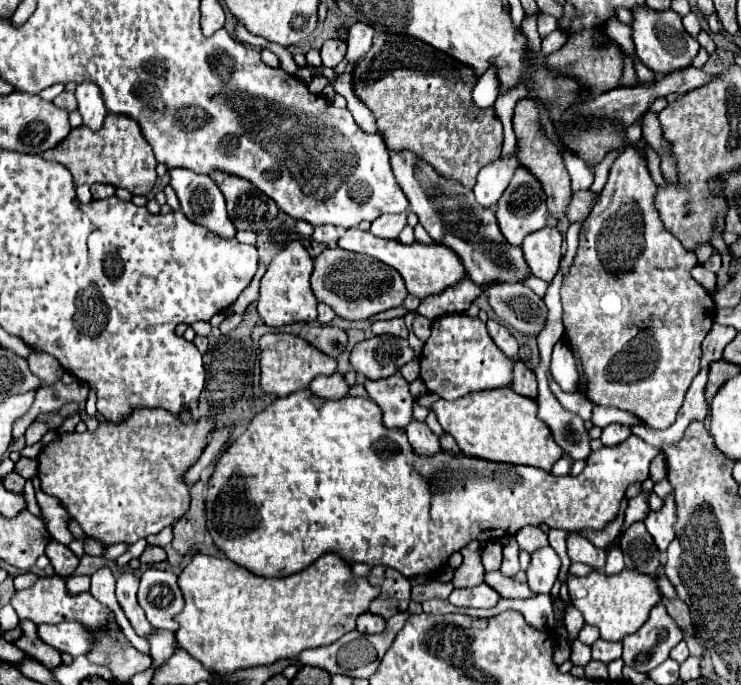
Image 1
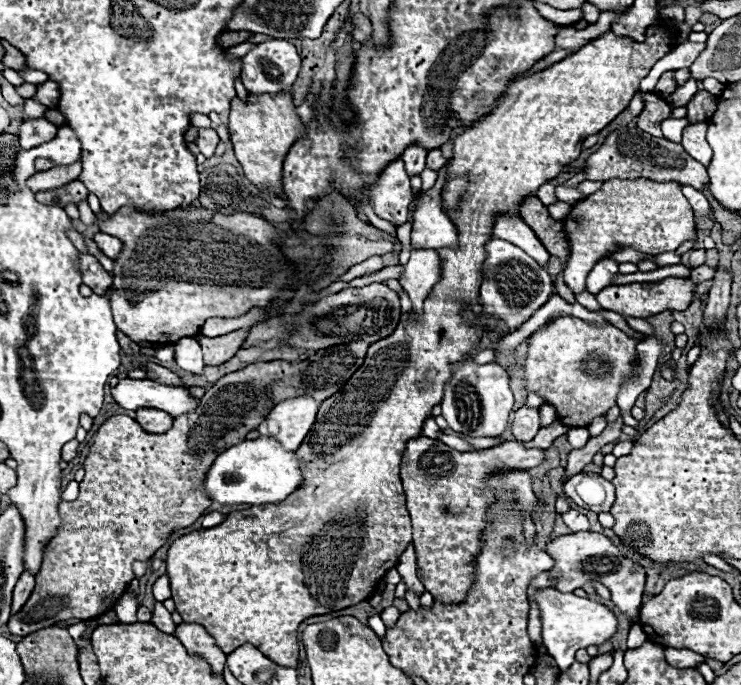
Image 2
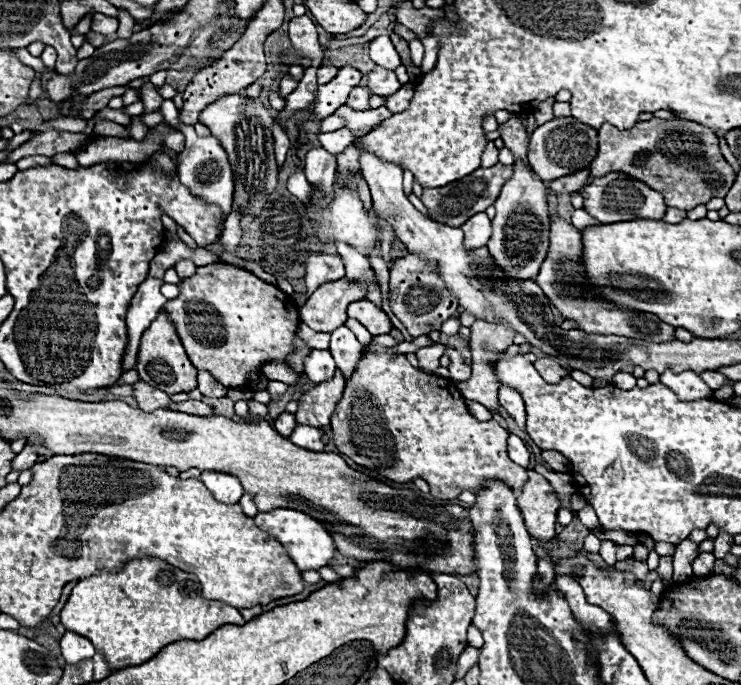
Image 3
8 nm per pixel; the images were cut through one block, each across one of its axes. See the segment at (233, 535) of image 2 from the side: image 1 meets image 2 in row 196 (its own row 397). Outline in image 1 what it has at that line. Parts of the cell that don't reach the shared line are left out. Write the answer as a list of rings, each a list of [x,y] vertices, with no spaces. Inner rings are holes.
[[[512,388],[482,390],[458,398],[456,402],[438,400],[430,406],[436,414],[444,432],[448,432],[460,446],[466,456],[490,460],[490,462],[508,462],[524,464],[542,470],[552,470],[554,462],[562,458],[560,446],[552,440],[548,426],[536,416],[536,402],[518,396]]]

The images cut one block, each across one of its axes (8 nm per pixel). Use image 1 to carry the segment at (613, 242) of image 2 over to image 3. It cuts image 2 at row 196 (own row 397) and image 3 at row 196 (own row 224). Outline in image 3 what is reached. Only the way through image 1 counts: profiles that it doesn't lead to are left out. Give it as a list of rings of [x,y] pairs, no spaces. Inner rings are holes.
[[[608,172],[602,178],[594,178],[590,184],[582,188],[582,198],[584,198],[584,210],[598,218],[602,224],[614,224],[614,222],[624,222],[624,220],[662,220],[668,206],[664,202],[664,196],[644,182],[624,174],[624,172]]]

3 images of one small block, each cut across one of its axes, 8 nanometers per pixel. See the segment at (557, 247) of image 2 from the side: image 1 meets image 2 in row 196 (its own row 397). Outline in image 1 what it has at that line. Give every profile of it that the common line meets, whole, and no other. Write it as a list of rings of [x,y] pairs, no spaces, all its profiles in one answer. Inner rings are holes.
[[[522,362],[514,364],[514,382],[512,382],[512,390],[520,396],[528,396],[532,400],[536,400],[536,376],[532,370],[528,370]]]

